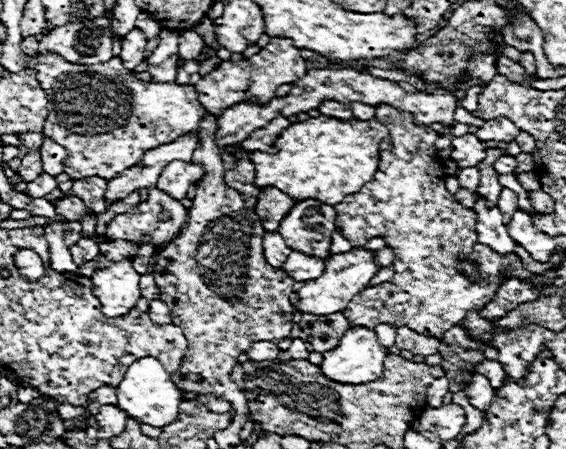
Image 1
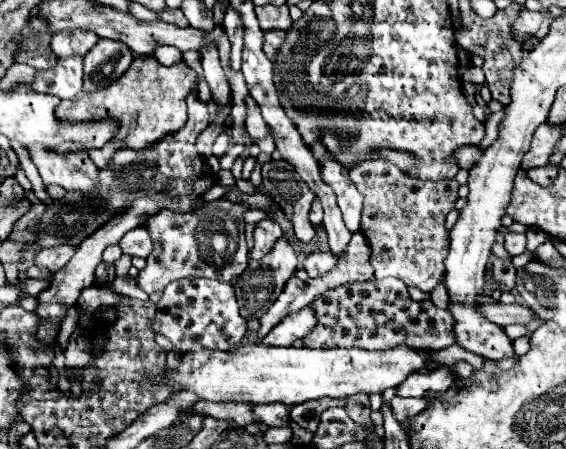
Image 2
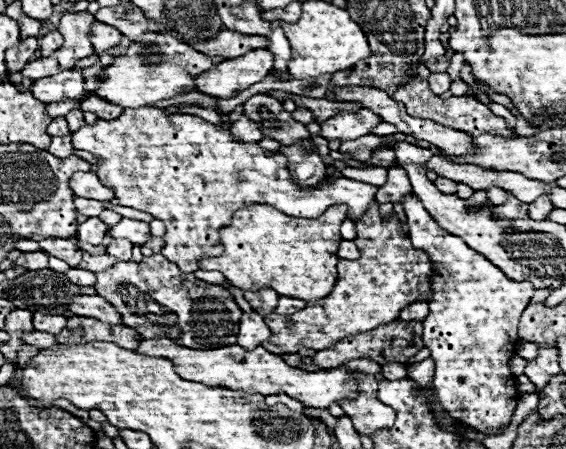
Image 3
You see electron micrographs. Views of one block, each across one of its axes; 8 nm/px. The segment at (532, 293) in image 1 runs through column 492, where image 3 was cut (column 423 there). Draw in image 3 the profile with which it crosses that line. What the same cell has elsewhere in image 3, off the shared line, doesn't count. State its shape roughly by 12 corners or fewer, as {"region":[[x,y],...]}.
{"region":[[428,302],[406,306],[402,320],[422,320],[428,314]]}

